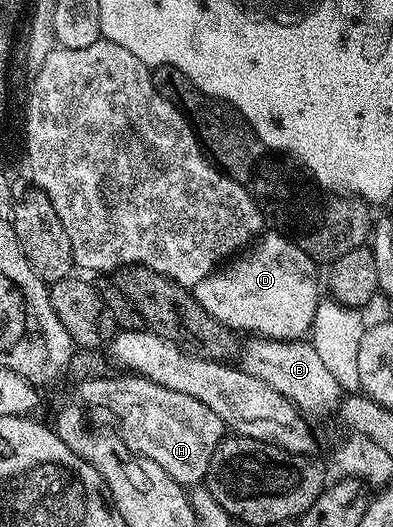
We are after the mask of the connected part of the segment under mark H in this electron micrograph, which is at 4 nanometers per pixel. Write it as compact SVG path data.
M120 375L124 376L96 376L93 380L82 381L79 403L89 409L101 408L116 418L130 410L139 412L140 428L147 434L129 435L134 450L150 458L150 462L158 462L174 482L185 486L199 485L207 477L214 450L226 435L222 418L218 418L210 406L202 406L198 398L178 394L178 390L166 390L166 386L155 384L145 376Z

